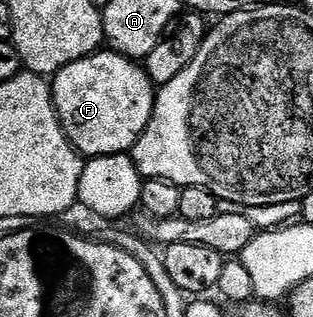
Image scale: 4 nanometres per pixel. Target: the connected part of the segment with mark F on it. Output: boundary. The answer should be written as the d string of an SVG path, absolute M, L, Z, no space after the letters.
M108 48L67 64L52 75L51 85L63 132L86 159L132 151L151 120L157 99L144 65Z

